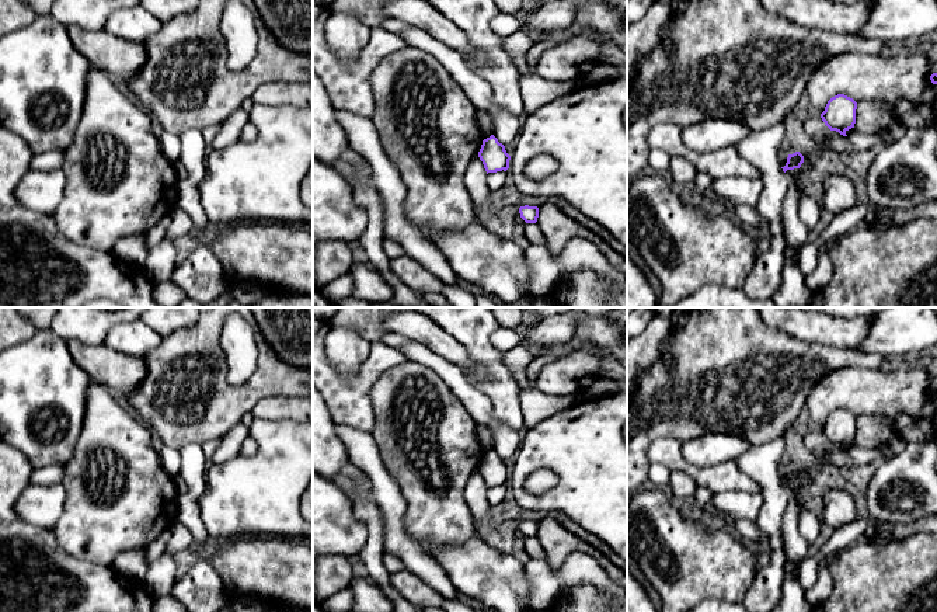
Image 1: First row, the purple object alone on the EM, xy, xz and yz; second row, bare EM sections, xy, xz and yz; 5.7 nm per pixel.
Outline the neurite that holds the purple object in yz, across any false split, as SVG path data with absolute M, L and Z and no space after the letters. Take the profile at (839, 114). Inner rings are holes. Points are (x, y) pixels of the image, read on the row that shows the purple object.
M837 94L828 101L821 118L830 131L847 136L846 132L856 124L856 109L857 102L853 98Z

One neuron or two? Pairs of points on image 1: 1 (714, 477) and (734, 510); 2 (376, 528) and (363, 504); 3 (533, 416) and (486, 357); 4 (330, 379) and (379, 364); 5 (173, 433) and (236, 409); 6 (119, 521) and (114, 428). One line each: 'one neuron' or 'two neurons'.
1: two neurons
2: one neuron
3: two neurons
4: one neuron
5: one neuron
6: one neuron

